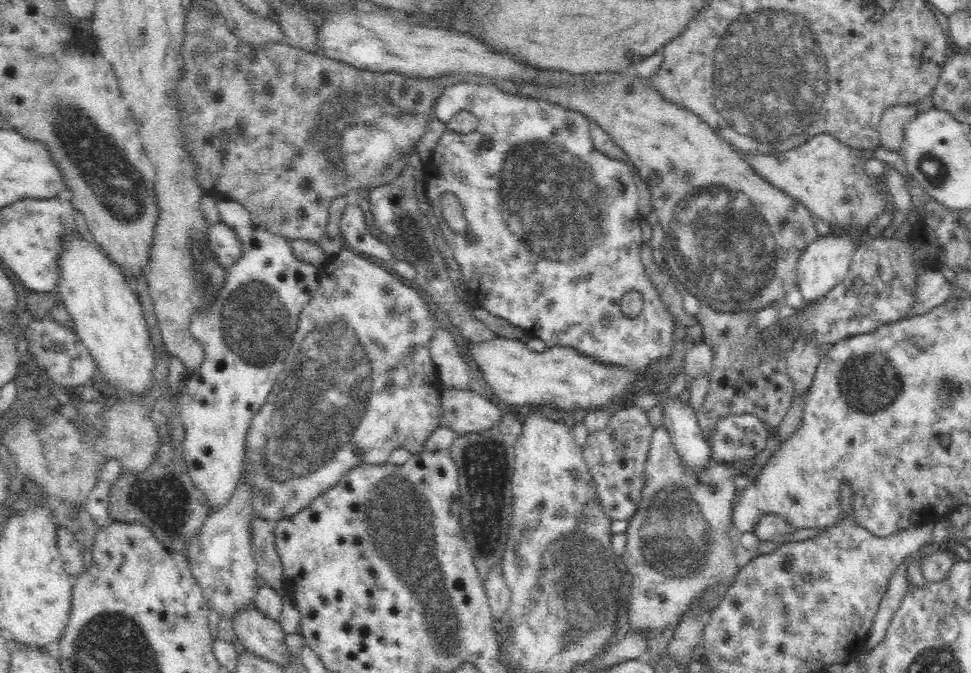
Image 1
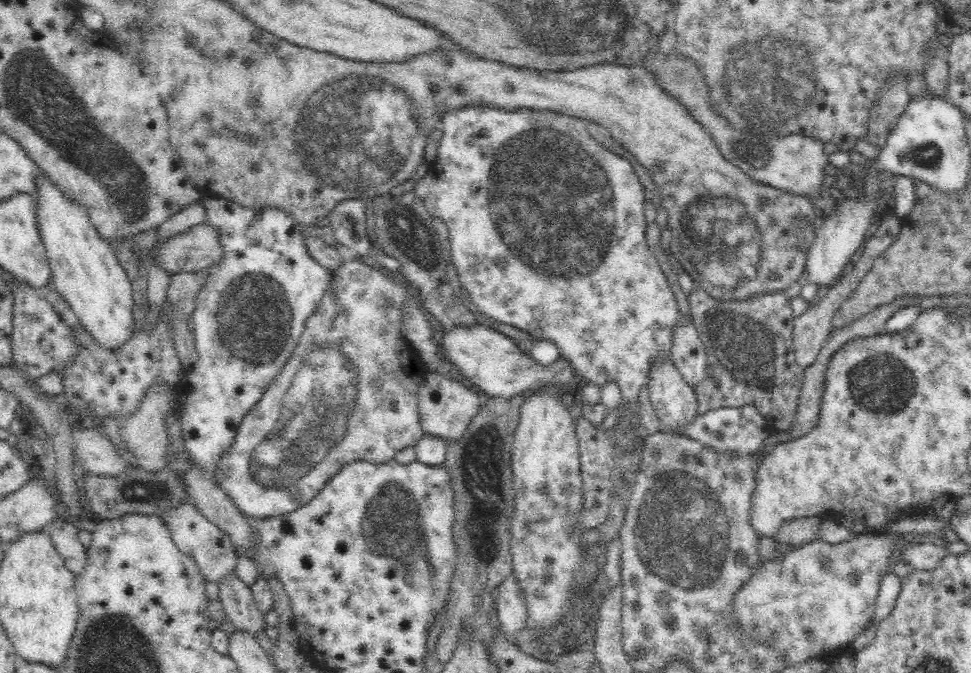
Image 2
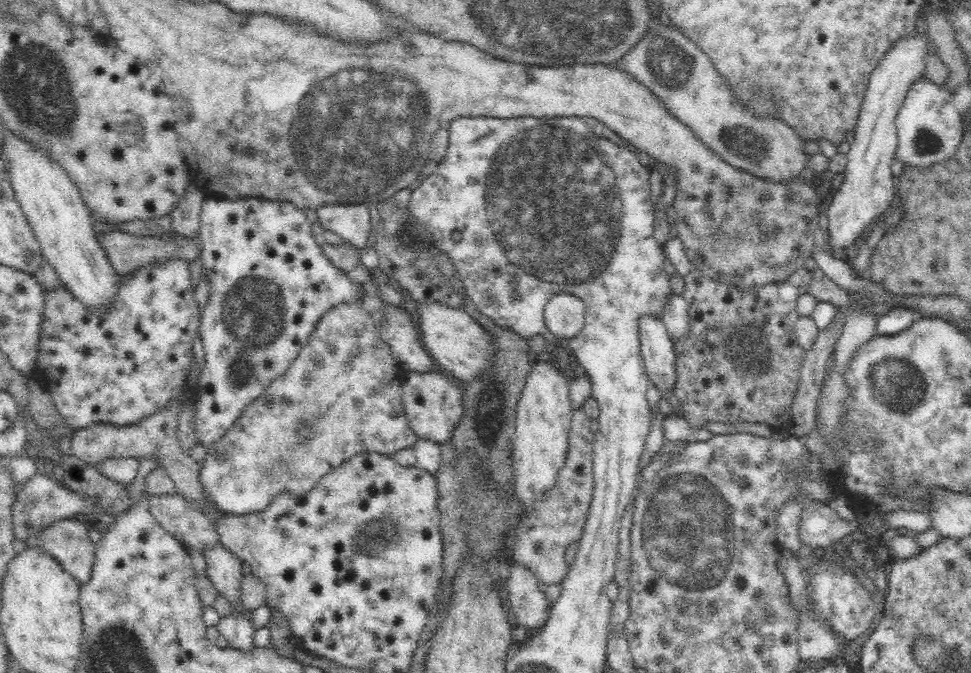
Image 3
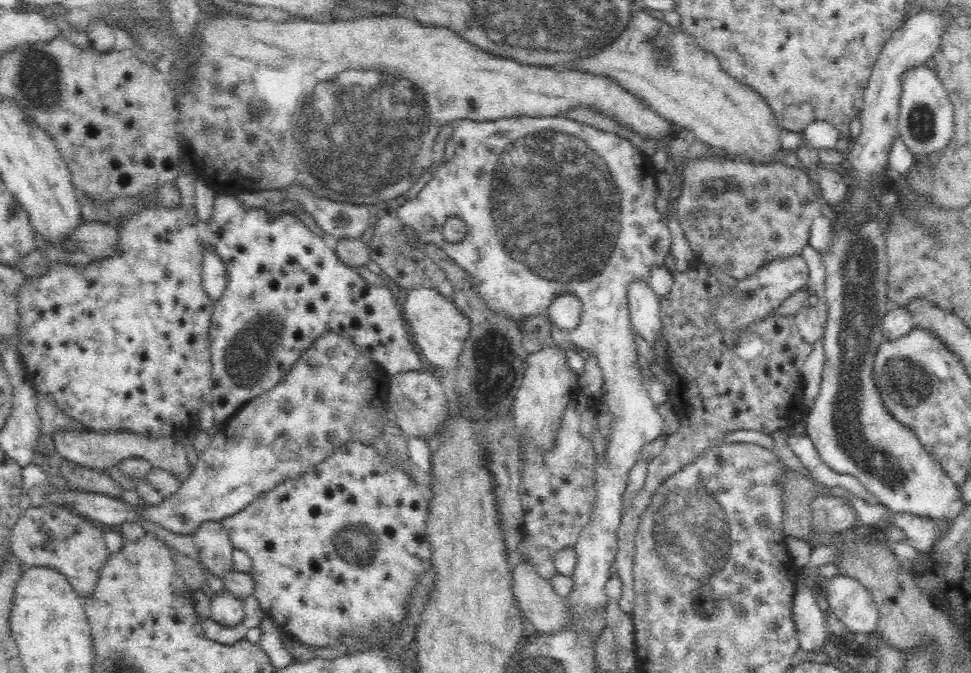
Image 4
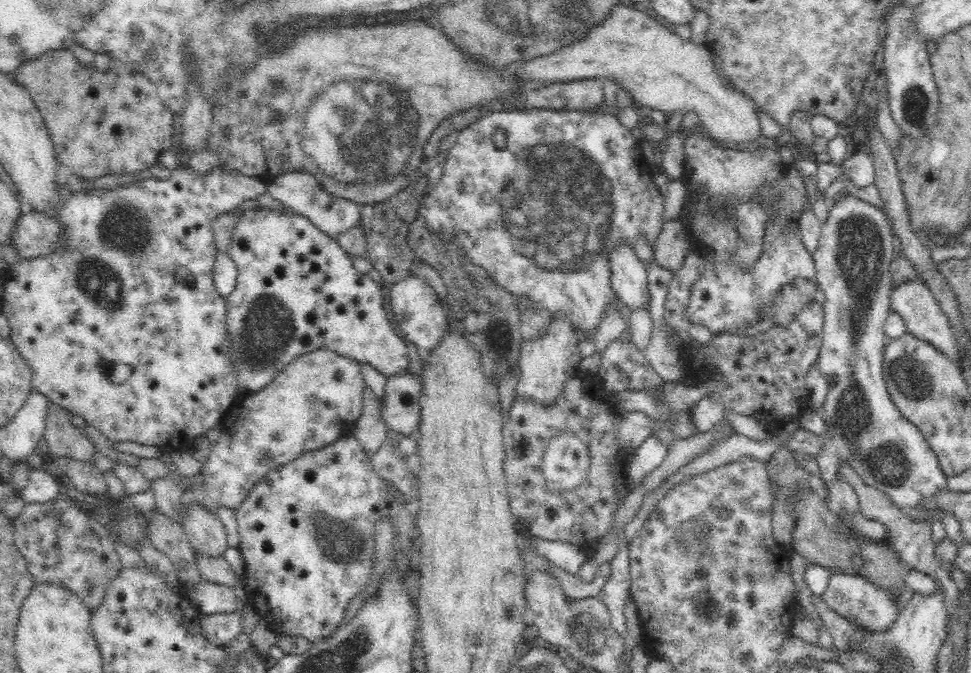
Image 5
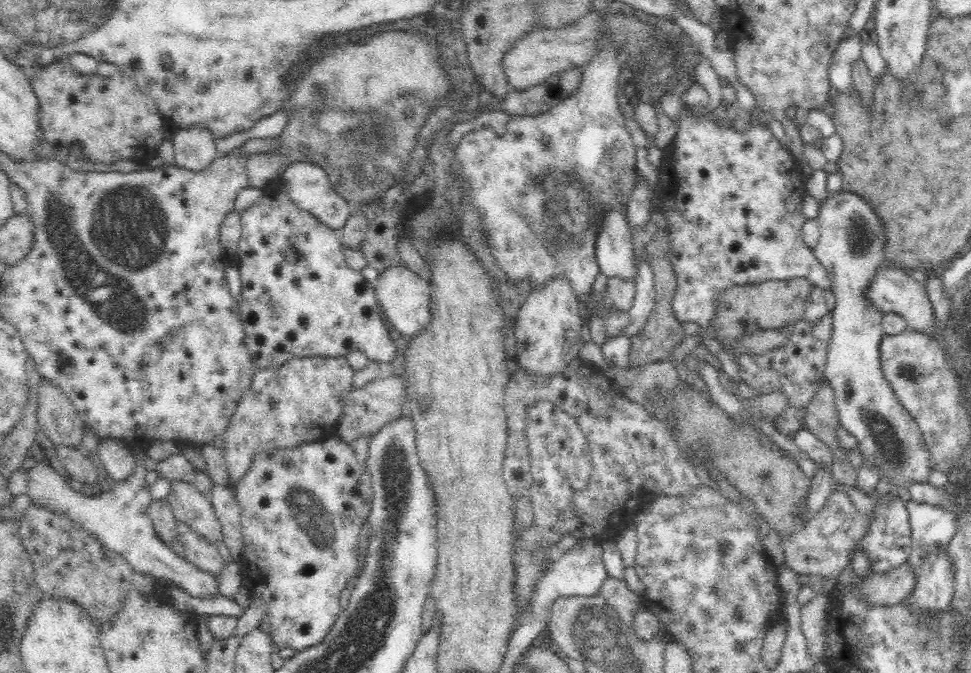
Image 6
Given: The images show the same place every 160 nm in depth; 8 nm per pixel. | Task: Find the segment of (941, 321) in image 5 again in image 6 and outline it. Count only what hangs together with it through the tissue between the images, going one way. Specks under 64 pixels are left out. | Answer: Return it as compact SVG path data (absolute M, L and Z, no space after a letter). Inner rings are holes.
M880 266L870 282L862 288L858 298L862 299L866 306L874 307L880 313L899 312L906 319L909 328L927 332L930 336L934 336L937 330L938 322L932 317L934 310L925 285L913 280L907 272Z

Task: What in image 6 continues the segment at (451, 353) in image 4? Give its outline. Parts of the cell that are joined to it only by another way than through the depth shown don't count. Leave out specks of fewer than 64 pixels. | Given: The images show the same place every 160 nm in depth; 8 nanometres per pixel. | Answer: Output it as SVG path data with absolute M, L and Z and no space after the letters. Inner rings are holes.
M402 262L398 266L388 266L383 272L379 272L378 278L373 283L374 296L384 311L386 318L407 338L410 338L426 324L427 317L430 316L428 302L430 302L429 282L424 280L420 274L408 269Z

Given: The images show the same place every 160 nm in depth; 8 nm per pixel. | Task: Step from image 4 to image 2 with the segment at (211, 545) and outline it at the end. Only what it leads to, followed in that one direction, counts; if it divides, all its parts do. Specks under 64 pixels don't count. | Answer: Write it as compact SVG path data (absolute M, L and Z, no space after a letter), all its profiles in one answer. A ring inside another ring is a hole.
M234 568L222 574L216 582L226 617L235 628L245 628L253 633L266 629L262 613L250 594L250 587L236 575Z

